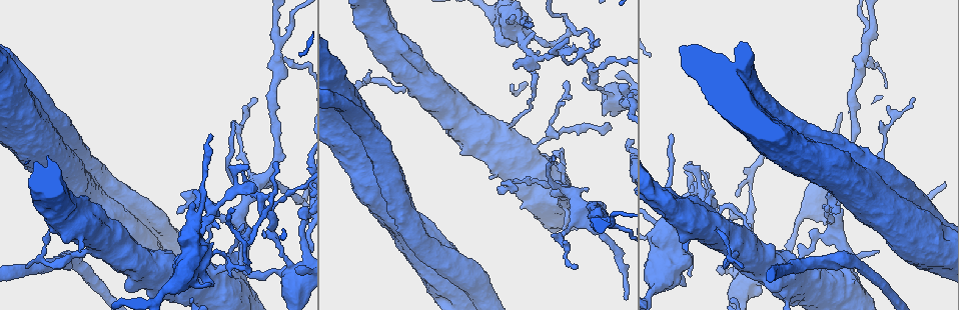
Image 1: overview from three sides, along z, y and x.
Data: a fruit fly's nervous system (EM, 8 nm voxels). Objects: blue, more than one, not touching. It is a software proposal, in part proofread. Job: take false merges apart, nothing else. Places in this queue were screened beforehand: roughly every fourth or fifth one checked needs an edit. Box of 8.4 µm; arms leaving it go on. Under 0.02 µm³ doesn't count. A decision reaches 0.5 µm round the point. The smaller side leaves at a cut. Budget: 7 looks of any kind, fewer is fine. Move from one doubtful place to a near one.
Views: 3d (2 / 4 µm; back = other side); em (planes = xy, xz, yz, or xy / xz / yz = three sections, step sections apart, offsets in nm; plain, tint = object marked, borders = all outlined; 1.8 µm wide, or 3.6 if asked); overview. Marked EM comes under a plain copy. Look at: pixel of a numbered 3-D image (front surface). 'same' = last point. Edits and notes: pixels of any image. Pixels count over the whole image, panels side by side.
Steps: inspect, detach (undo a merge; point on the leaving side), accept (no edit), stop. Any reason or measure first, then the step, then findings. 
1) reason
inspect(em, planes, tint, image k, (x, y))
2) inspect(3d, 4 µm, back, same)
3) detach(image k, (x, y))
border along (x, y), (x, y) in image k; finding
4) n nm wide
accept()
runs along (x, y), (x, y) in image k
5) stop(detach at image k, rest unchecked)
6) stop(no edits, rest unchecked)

closes a loop
inspect(em, xz, step 16, tint, image 1, (747, 68))

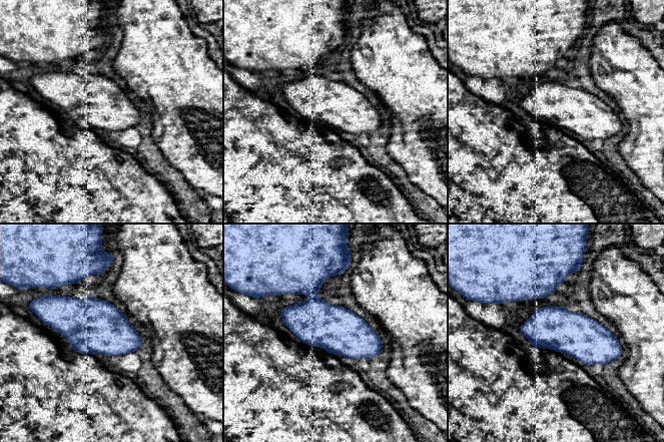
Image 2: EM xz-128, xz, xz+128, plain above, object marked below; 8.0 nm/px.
inspect(em, yz, step 4, tint, same)

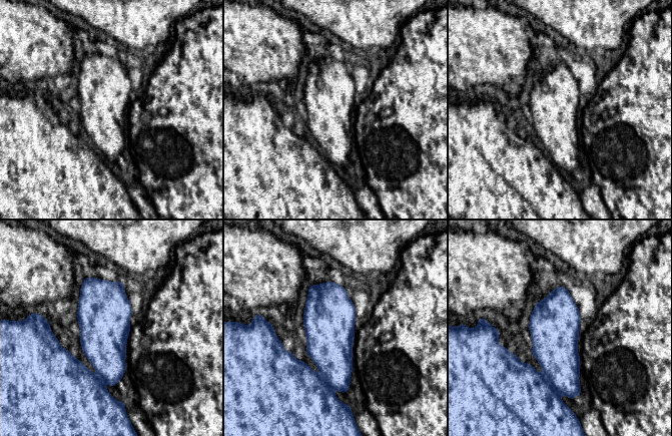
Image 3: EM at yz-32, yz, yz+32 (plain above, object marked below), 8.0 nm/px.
accept()
all the same cell

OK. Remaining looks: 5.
abrupt turn
inspect(3d, 4 µm, image 1, (131, 212))

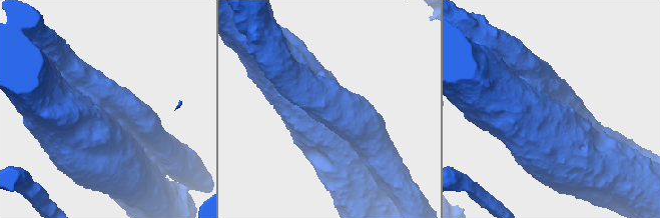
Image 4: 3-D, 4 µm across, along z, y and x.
shape alone is not enough
inspect(em, 3.6 µm, planes, tint, image 4, (332, 110))

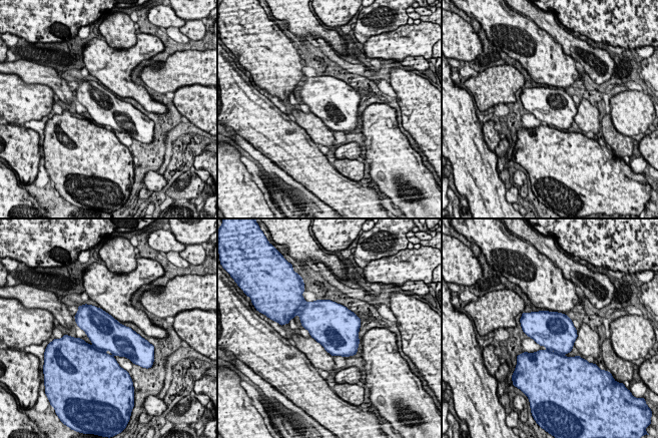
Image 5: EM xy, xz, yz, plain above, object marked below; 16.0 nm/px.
600 nm wide
accept()
continuous, no second cell

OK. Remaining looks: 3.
arms part here
inspect(em, planes, tint, image 1, (581, 52))

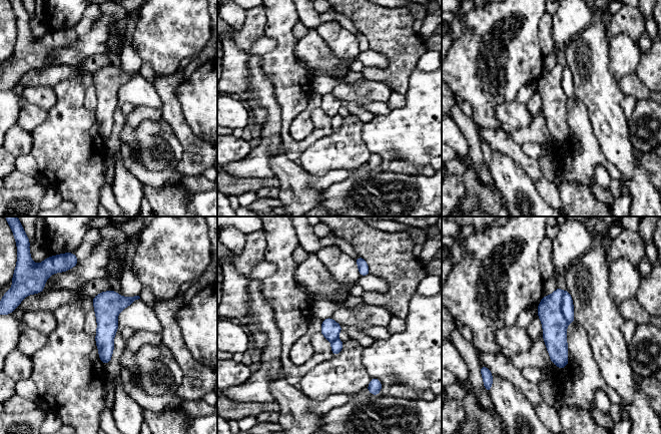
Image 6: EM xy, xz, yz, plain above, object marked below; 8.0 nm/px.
150 nm wide
detach(image 6, (550, 313))
the part that leaves runs along (559, 291), (555, 339), (562, 365) in image 6; a second cell is stuck on

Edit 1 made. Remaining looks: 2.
stop(detach at image 6, rest unchecked)

